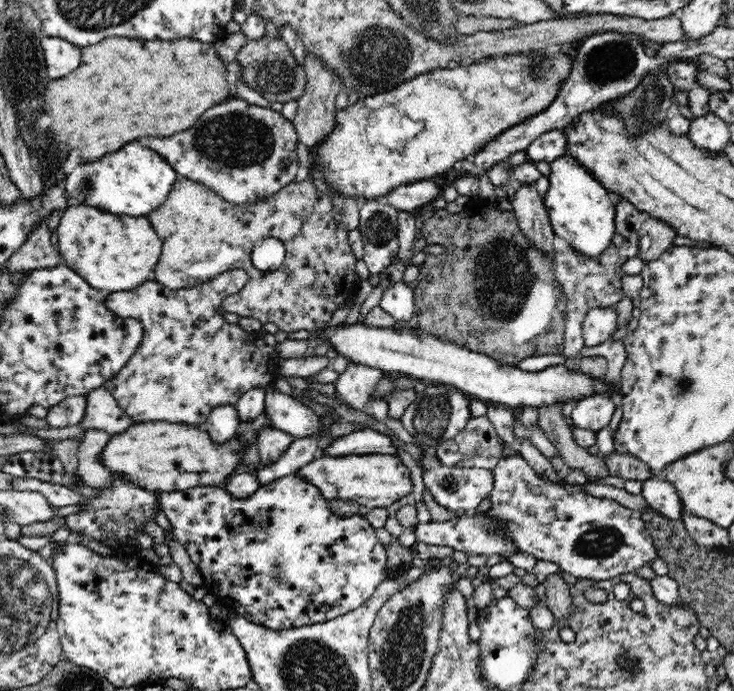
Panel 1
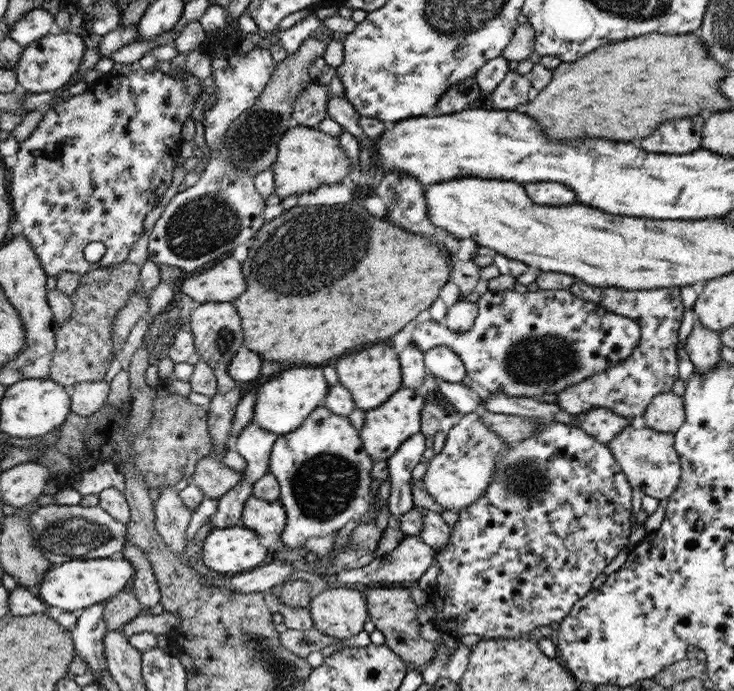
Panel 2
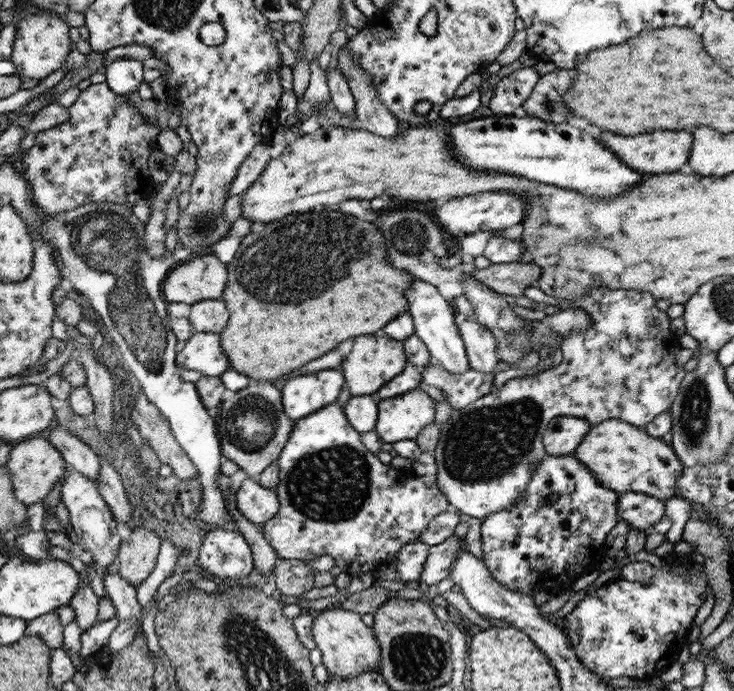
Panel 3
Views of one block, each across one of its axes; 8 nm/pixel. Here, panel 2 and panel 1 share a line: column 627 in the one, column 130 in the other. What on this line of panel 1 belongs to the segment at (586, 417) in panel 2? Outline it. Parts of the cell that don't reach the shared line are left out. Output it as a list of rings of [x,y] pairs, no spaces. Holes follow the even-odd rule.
[[[100,388],[90,392],[86,398],[87,412],[80,423],[85,430],[98,429],[115,436],[135,425],[107,389]]]

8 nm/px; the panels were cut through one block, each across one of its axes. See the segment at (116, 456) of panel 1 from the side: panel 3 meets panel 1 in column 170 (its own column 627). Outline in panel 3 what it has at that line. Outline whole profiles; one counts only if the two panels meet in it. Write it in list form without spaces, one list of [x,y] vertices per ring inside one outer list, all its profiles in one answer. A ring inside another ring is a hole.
[[[617,419],[592,425],[587,433],[573,456],[592,471],[604,488],[610,488],[619,494],[643,492],[662,500],[677,495],[677,482],[685,468],[672,451],[672,446],[661,438],[653,438],[644,428]]]

